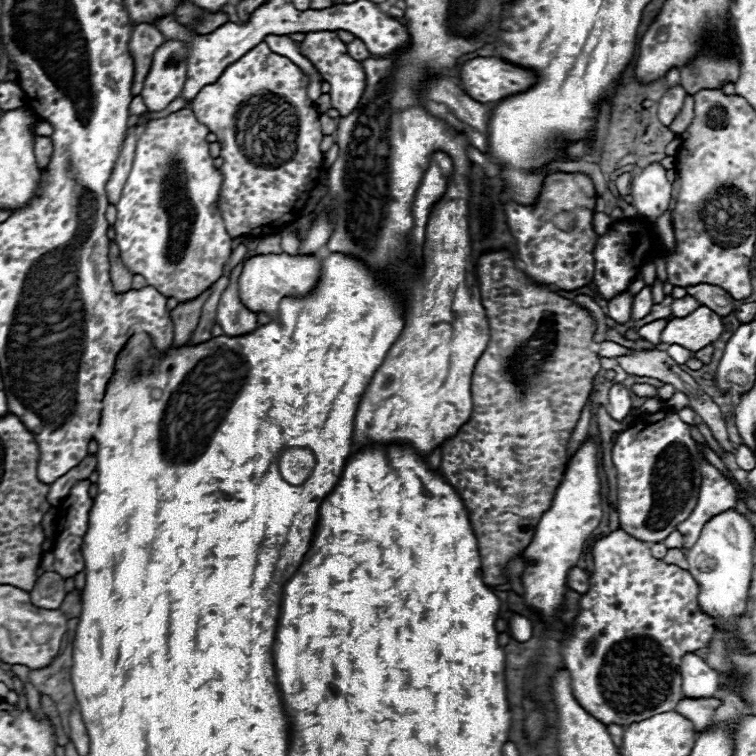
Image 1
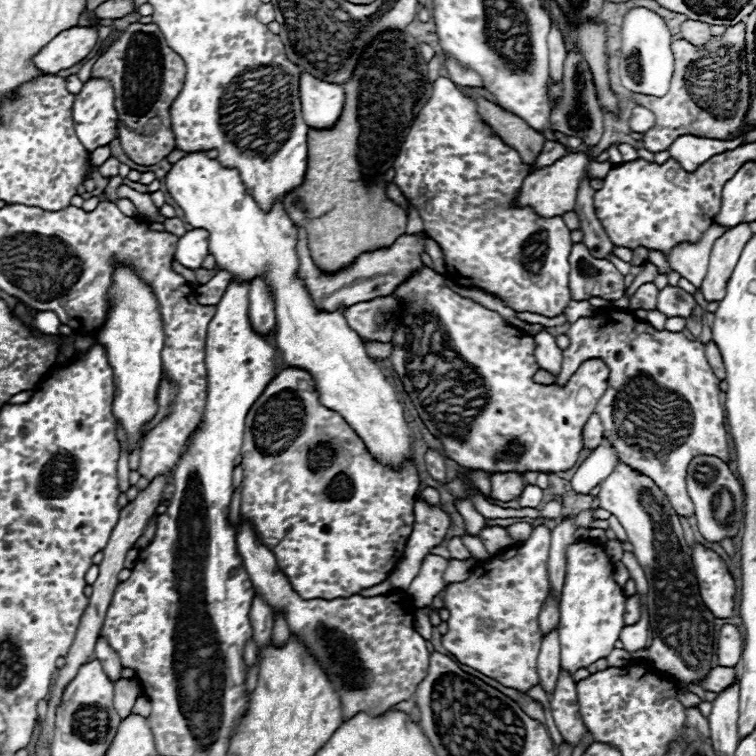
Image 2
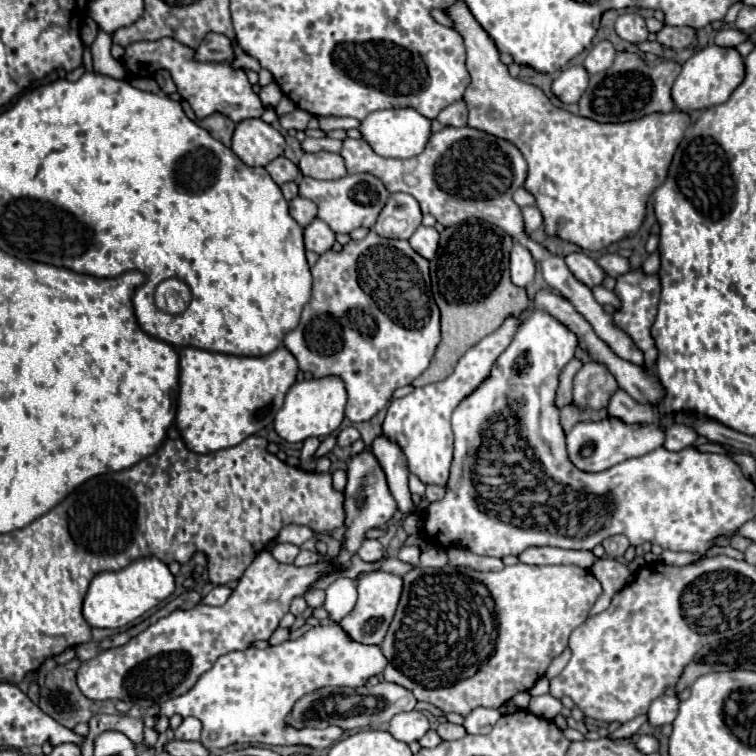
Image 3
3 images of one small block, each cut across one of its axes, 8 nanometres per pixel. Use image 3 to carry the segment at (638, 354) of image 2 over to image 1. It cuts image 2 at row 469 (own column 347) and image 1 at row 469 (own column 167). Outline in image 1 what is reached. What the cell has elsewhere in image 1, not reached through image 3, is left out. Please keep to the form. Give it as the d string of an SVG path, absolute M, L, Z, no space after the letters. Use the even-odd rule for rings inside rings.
M702 460L702 490L698 496L698 504L692 510L690 518L686 518L686 522L678 524L676 530L682 532L684 536L684 548L690 548L698 536L702 526L716 514L734 508L736 504L736 490L734 486L706 460Z

